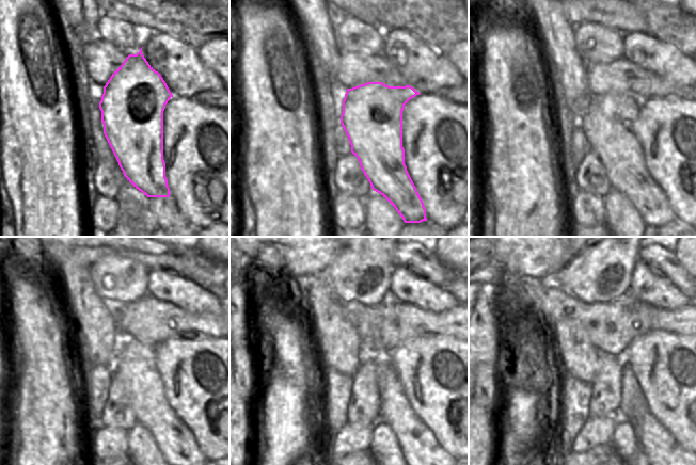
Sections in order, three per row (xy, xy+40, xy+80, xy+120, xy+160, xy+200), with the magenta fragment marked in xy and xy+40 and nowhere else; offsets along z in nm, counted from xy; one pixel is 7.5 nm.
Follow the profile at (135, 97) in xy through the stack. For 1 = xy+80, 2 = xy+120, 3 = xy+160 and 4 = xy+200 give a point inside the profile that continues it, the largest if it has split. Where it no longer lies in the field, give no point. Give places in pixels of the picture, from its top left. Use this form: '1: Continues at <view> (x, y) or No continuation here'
1: Continues at xy+80 (607, 123)
2: Continues at xy+120 (133, 365)
3: Continues at xy+160 (422, 452)
4: Continues at xy+200 (663, 452)

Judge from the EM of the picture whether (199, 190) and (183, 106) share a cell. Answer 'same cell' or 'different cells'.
same cell

